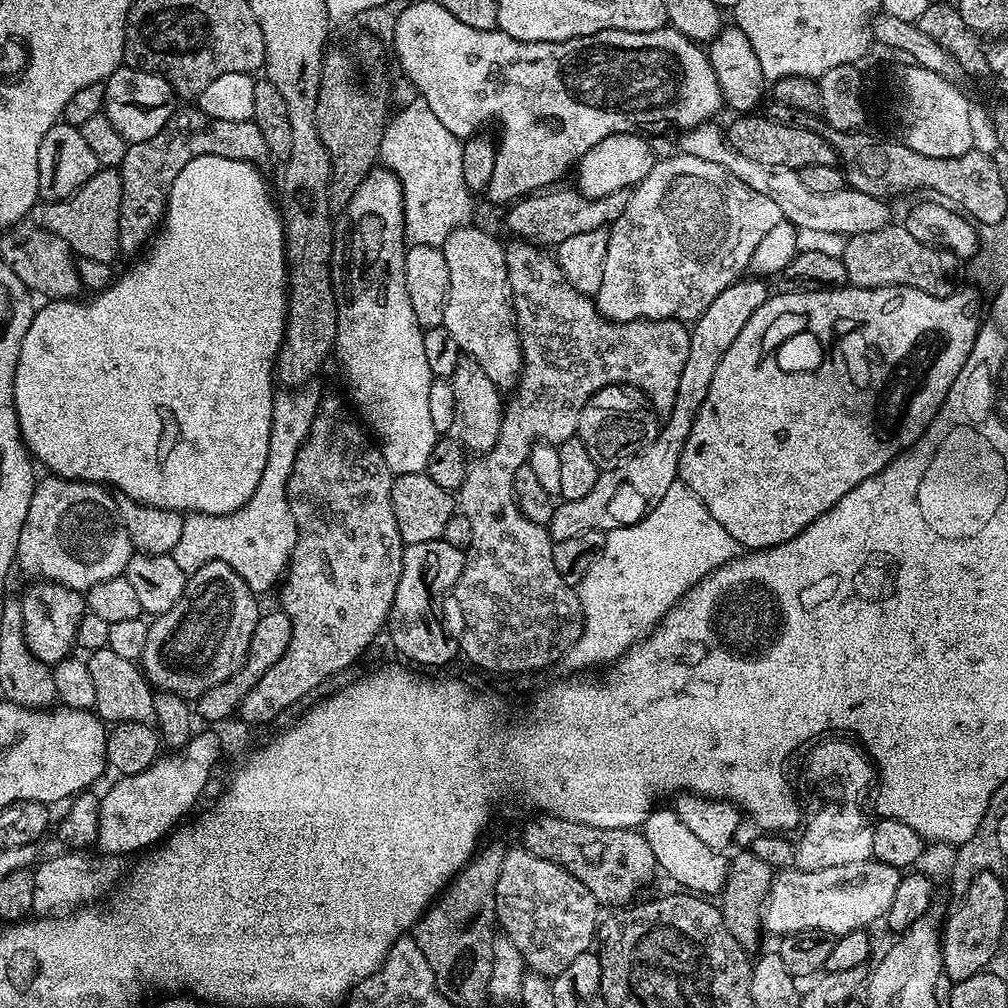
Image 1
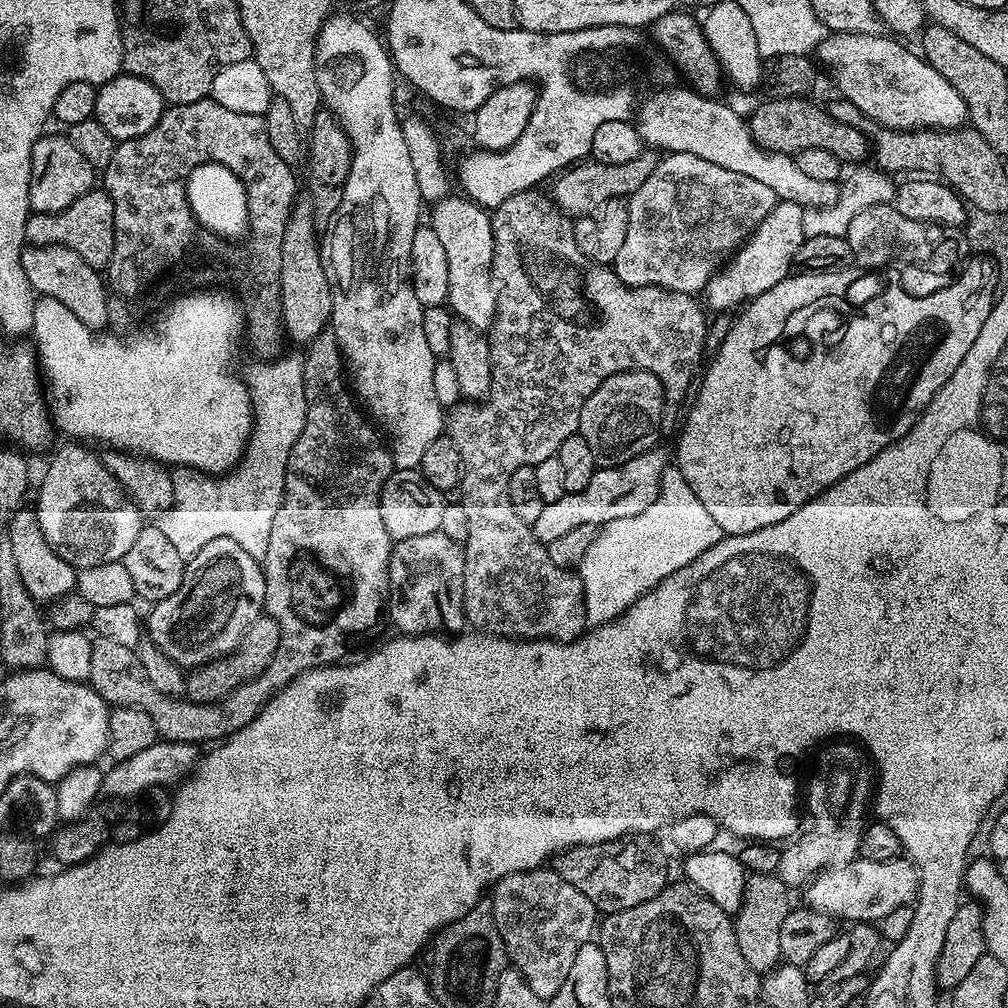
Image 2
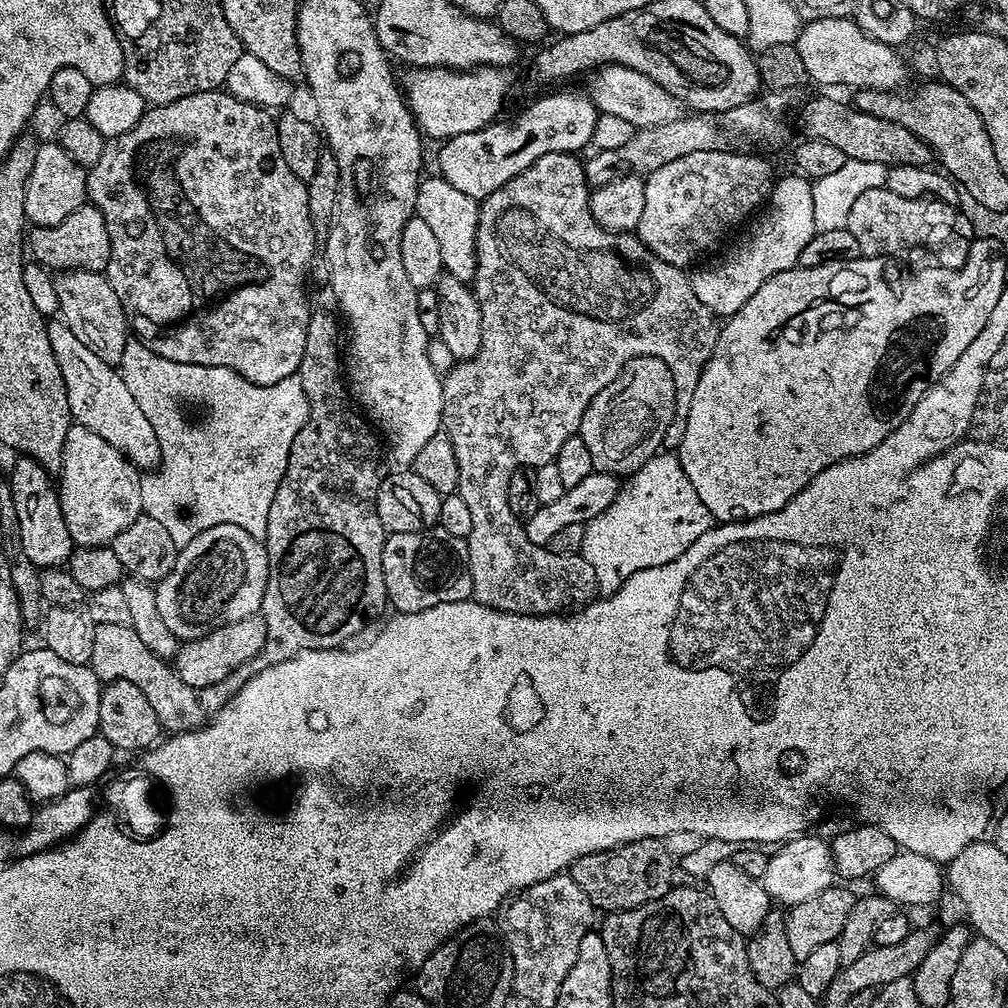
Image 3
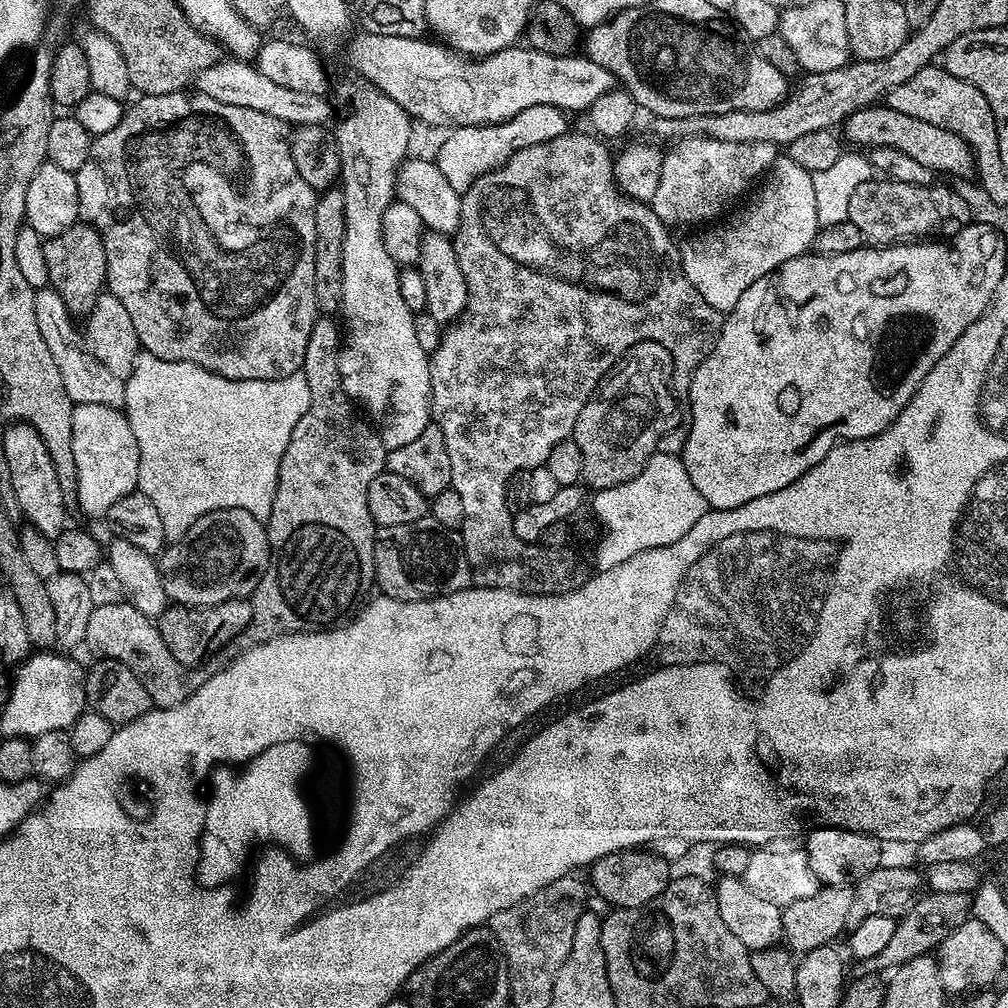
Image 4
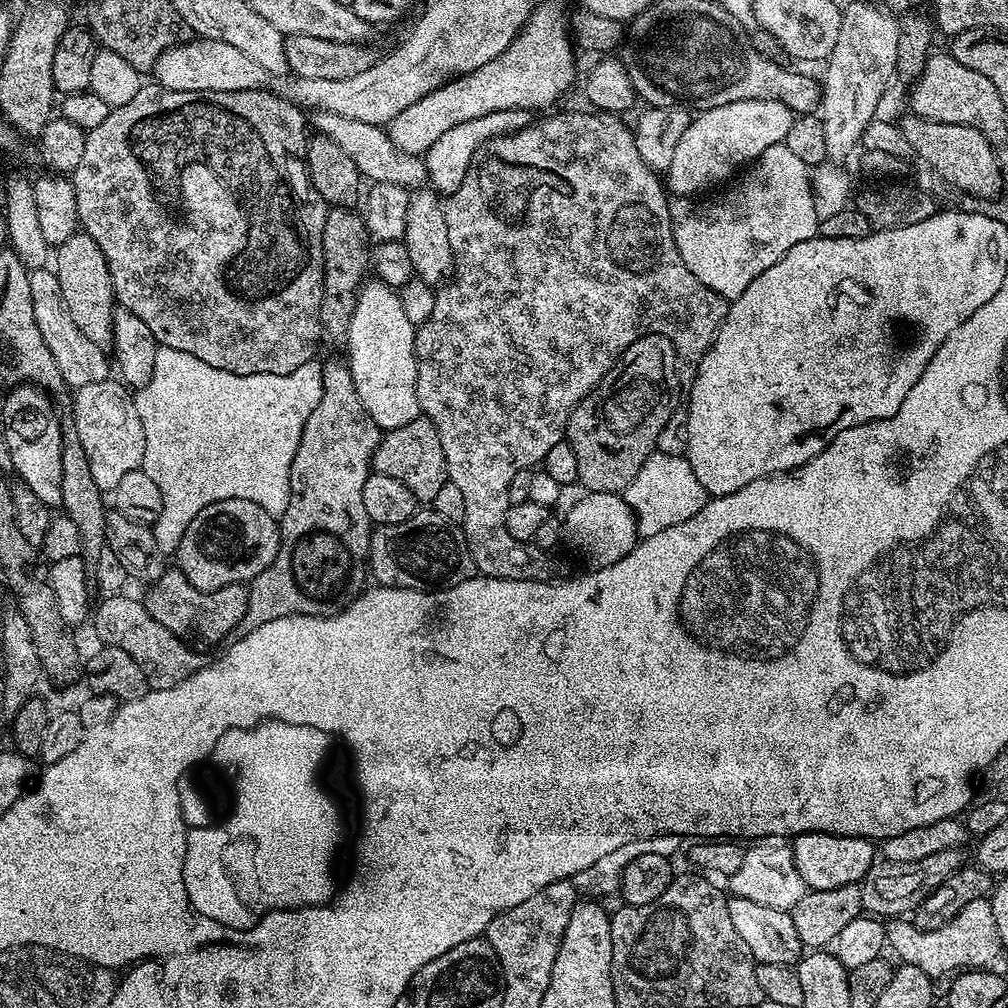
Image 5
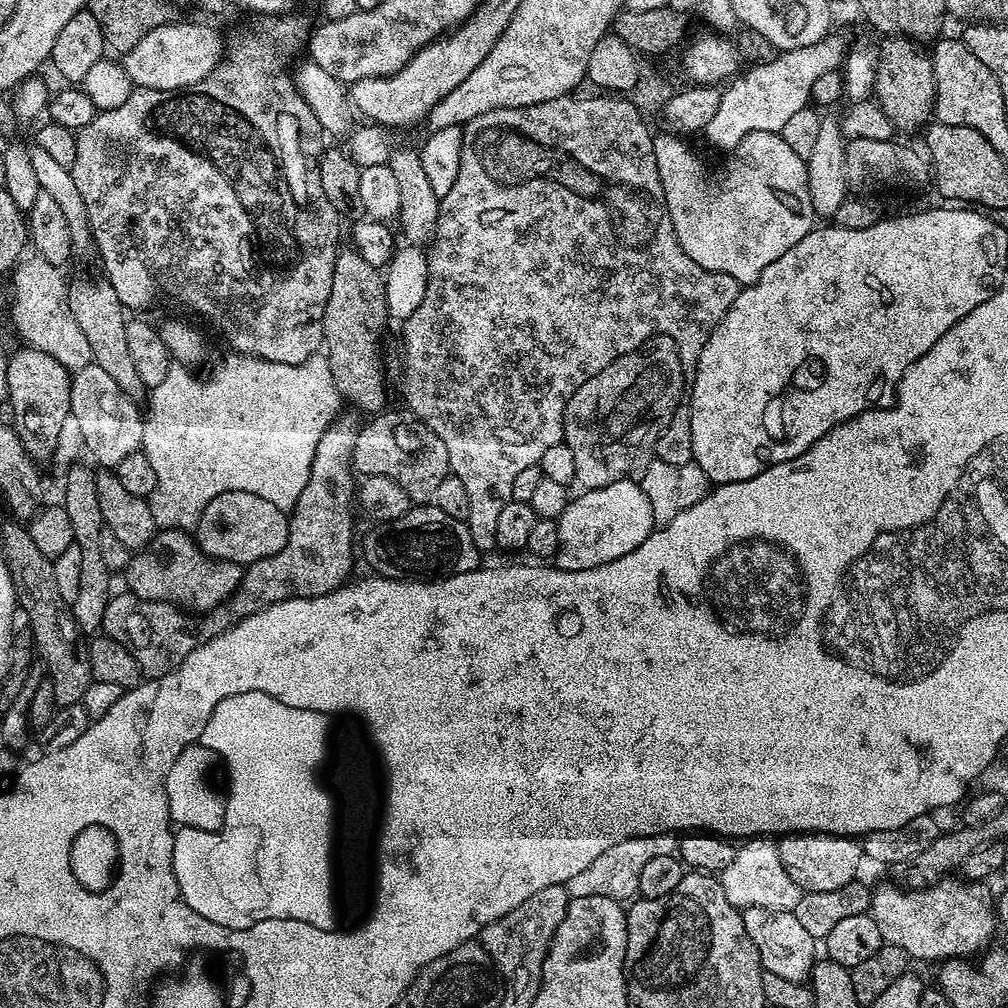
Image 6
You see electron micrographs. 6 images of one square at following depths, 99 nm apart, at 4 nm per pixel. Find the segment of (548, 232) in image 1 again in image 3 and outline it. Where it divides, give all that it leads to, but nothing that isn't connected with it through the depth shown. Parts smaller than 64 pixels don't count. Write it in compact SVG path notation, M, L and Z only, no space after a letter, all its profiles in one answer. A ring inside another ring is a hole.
M768 90L768 93L766 92L757 94L751 100L742 102L725 112L684 114L679 119L668 121L665 124L654 125L652 128L637 128L635 134L630 138L630 142L625 142L624 145L618 146L614 150L597 151L595 153L596 156L586 160L584 164L584 177L588 179L589 185L603 186L610 183L616 177L653 172L662 166L666 166L666 162L674 162L674 158L682 158L686 154L719 152L735 145L732 143L735 140L742 139L743 136L748 140L765 140L768 144L780 144L788 136L788 124L784 119L787 118L788 107L795 102L797 93L792 90Z

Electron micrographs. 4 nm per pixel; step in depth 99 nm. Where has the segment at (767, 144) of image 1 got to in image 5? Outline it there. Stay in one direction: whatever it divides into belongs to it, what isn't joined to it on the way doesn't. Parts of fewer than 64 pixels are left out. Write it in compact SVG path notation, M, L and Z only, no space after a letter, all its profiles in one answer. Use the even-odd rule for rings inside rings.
M905 114L898 120L902 134L906 134L906 142L910 142L913 153L921 156L946 183L960 192L965 192L972 200L994 200L1005 191L1002 172L998 166L998 158L986 142L986 138L978 130L961 124L950 122L934 122L921 116Z

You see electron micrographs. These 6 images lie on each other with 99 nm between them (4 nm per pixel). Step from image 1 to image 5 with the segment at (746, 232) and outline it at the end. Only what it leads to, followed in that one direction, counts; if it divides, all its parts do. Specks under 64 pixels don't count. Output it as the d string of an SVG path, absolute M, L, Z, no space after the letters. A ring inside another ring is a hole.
M743 100L730 102L726 106L714 106L703 109L693 115L682 138L674 149L673 162L666 171L666 188L673 197L692 198L695 192L704 192L711 184L720 184L723 180L731 181L740 167L751 165L752 161L760 159L762 153L770 146L783 144L790 130L794 113L782 102L777 100Z

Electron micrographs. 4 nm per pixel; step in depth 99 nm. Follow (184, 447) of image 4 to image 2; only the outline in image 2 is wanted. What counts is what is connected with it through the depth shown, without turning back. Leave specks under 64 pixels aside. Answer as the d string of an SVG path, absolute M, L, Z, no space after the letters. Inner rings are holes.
M284 354L273 362L256 363L260 364L252 364L242 372L252 399L252 432L248 435L248 445L244 447L240 463L231 472L217 476L195 470L180 470L172 476L172 505L159 513L158 525L182 557L191 558L198 554L198 550L202 550L206 542L214 542L214 538L234 538L246 554L259 561L263 561L266 546L270 546L270 526L274 526L274 514L278 514L284 497L290 450L294 450L294 441L306 419L304 361Z

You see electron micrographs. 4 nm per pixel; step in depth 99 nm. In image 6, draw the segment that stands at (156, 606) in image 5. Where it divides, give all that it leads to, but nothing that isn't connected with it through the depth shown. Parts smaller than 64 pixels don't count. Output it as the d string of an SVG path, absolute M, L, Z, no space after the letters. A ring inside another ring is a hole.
M165 528L131 557L126 569L127 591L150 602L175 604L185 613L207 614L230 599L244 577L245 565L213 560L196 545L187 531Z

